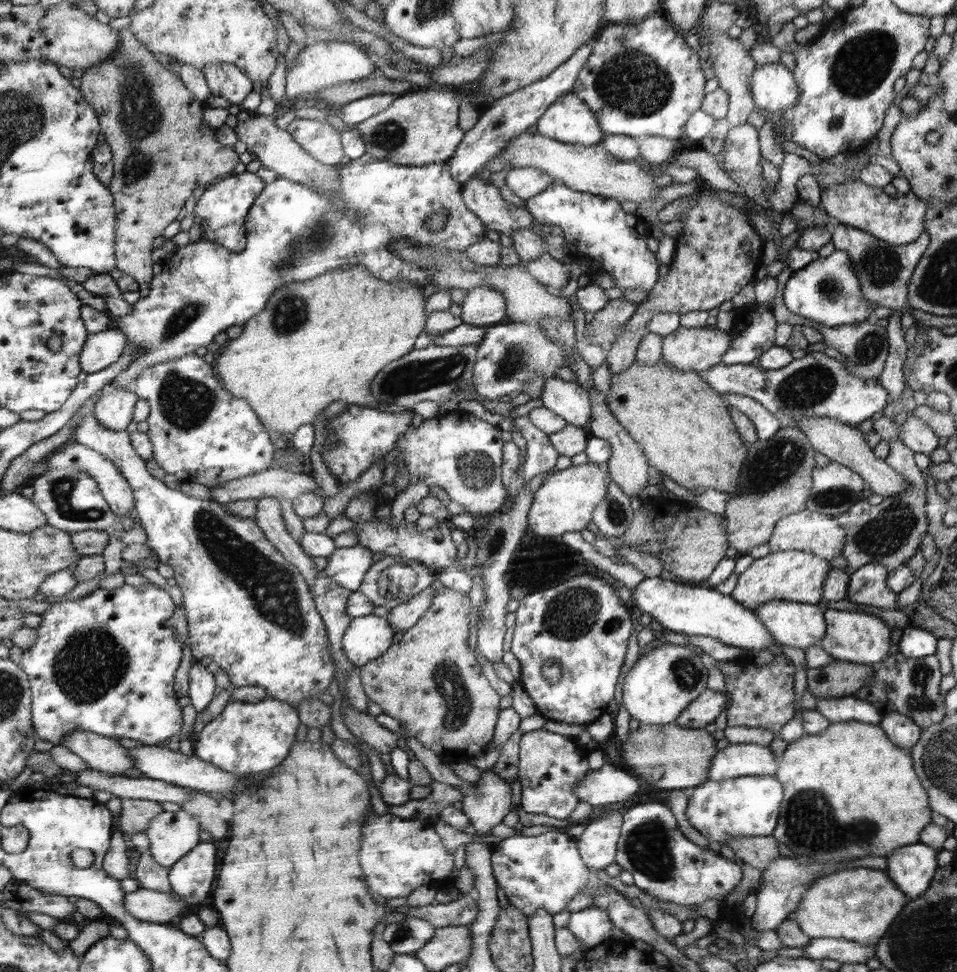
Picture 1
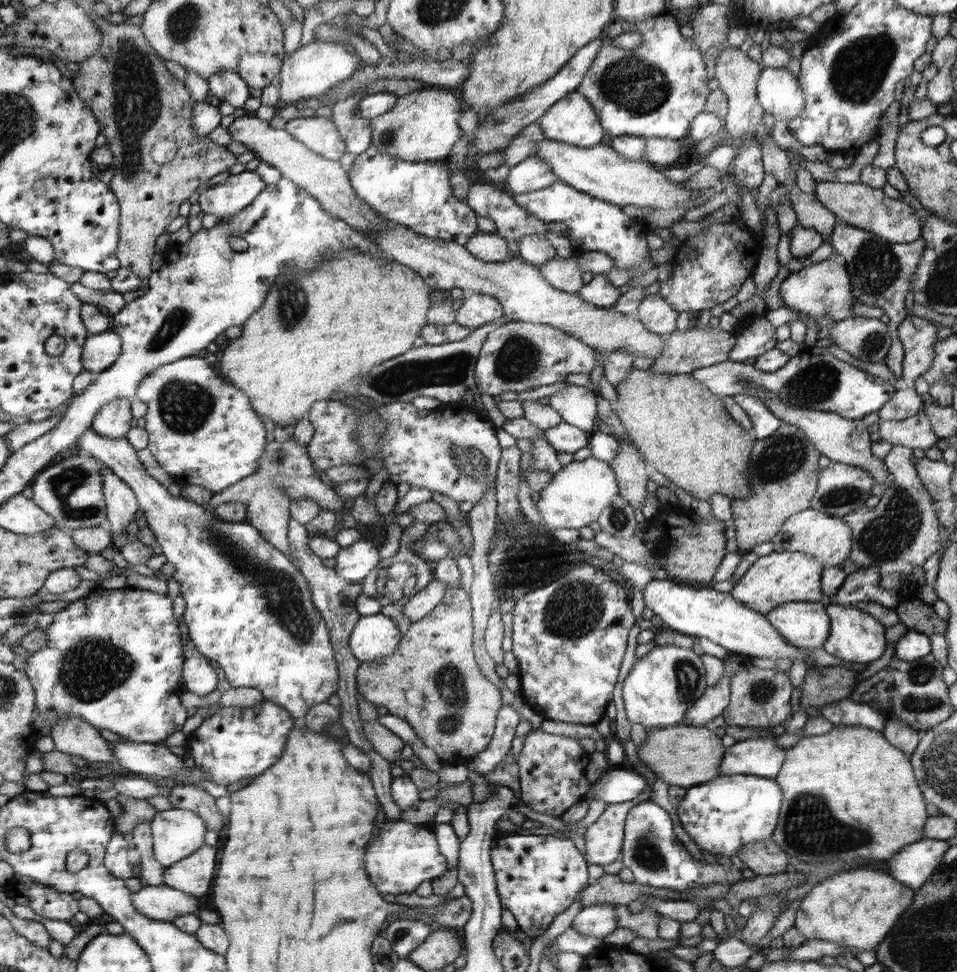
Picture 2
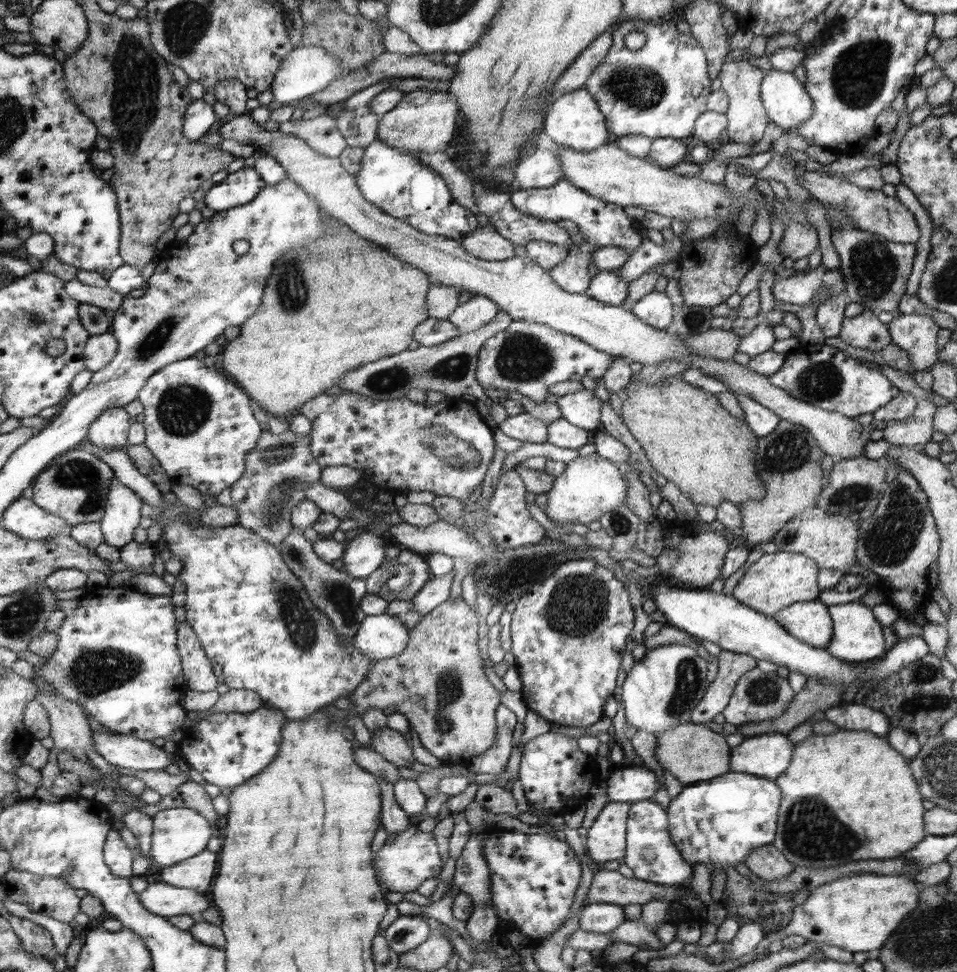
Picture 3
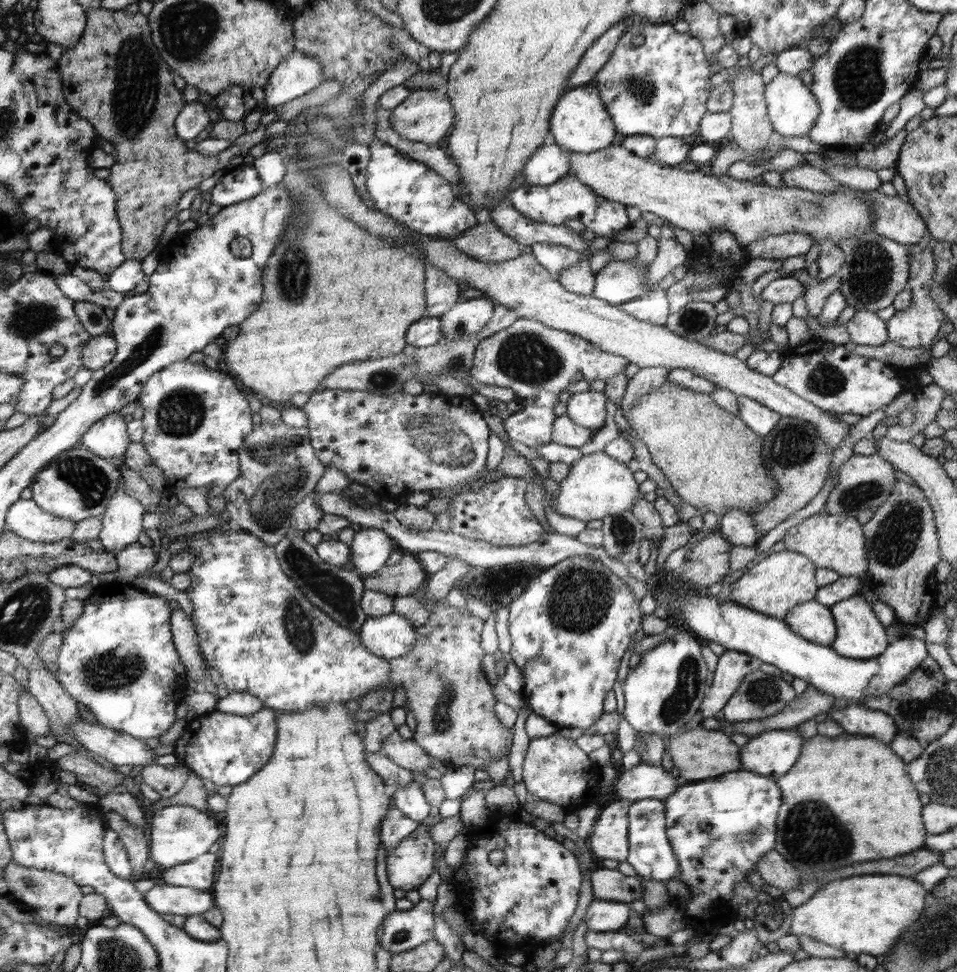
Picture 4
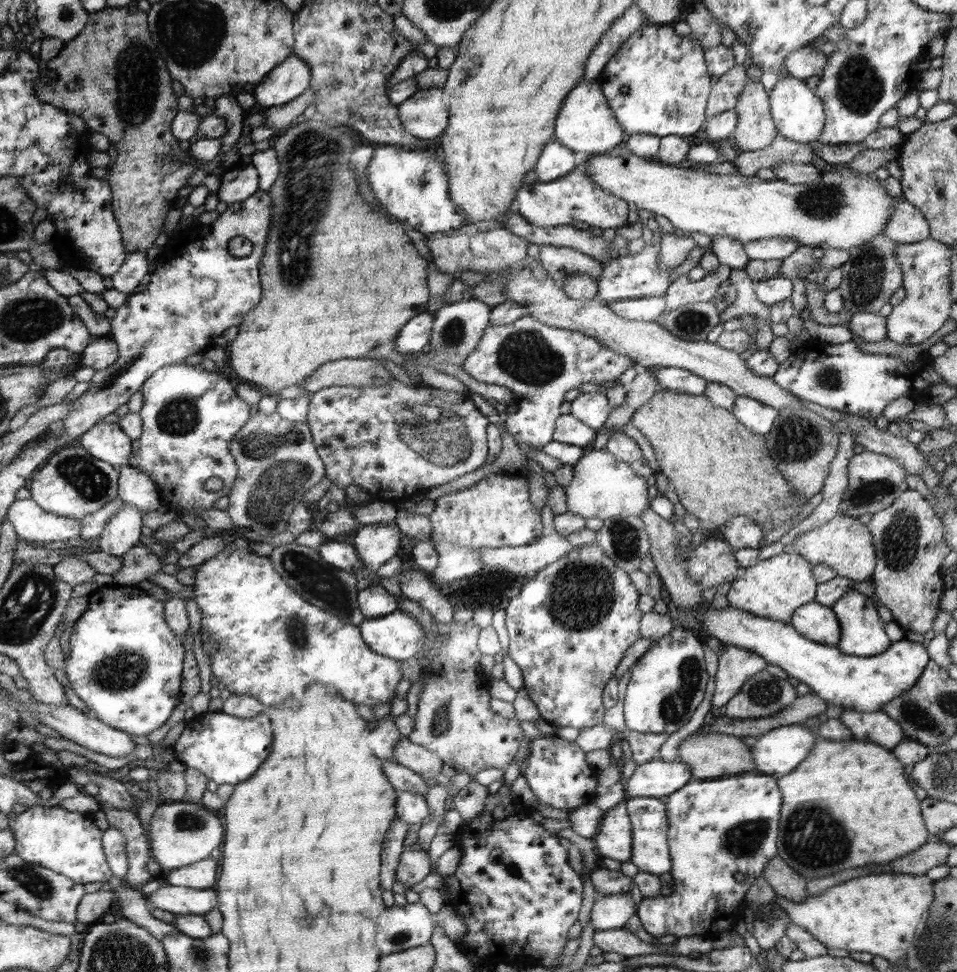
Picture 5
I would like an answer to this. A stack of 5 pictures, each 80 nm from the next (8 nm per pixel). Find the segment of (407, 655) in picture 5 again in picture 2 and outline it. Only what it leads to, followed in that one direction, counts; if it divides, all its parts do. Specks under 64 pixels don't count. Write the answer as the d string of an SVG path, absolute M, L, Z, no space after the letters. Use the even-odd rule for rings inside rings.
M361 616L349 638L350 650L360 663L371 662L395 653L403 636L397 622L389 616Z

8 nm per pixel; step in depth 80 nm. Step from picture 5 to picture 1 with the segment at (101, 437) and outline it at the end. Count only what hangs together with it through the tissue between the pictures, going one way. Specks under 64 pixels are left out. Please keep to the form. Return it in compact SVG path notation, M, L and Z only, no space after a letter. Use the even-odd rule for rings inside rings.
M106 386L98 399L93 414L104 428L114 432L122 432L133 421L133 410L138 395L134 391L114 386Z

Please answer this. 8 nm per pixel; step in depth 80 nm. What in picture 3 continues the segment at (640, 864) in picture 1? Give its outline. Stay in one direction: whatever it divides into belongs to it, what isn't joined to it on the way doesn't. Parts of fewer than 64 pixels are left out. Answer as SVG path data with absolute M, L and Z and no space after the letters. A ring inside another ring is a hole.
M653 801L634 802L628 820L628 852L625 863L632 868L635 877L657 885L686 886L692 880L693 866L685 862L684 855L669 833L669 822L666 822L666 810Z

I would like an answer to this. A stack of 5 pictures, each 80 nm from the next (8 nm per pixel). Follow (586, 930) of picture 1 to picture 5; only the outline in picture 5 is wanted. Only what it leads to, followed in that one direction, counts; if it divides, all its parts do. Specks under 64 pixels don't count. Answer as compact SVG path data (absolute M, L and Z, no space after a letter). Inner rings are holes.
M598 894L591 910L591 921L595 930L621 929L637 914L634 900L629 894Z

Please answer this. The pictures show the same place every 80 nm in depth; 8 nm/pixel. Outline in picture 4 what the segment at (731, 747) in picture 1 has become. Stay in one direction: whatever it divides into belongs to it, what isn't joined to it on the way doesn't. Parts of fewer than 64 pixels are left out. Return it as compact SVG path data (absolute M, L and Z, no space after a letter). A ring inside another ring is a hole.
M769 730L741 746L743 768L777 780L796 764L805 738L796 730Z

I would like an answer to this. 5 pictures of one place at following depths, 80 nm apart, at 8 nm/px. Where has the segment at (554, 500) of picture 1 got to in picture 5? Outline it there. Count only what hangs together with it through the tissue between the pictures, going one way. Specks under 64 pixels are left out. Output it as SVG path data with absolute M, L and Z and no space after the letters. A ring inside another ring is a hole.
M593 449L573 466L572 480L565 487L568 510L586 520L601 518L606 520L616 516L641 516L649 509L652 500L648 497L647 479L638 476L627 462L618 460L606 449Z

